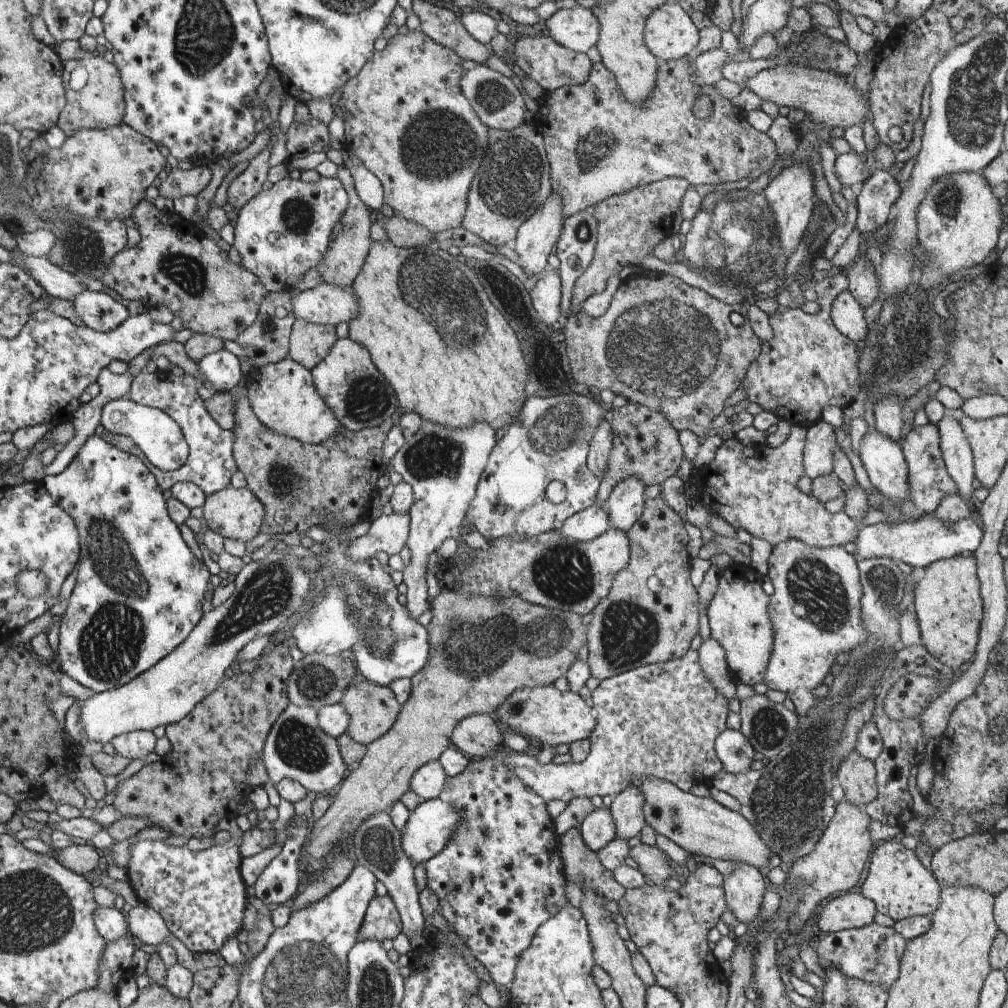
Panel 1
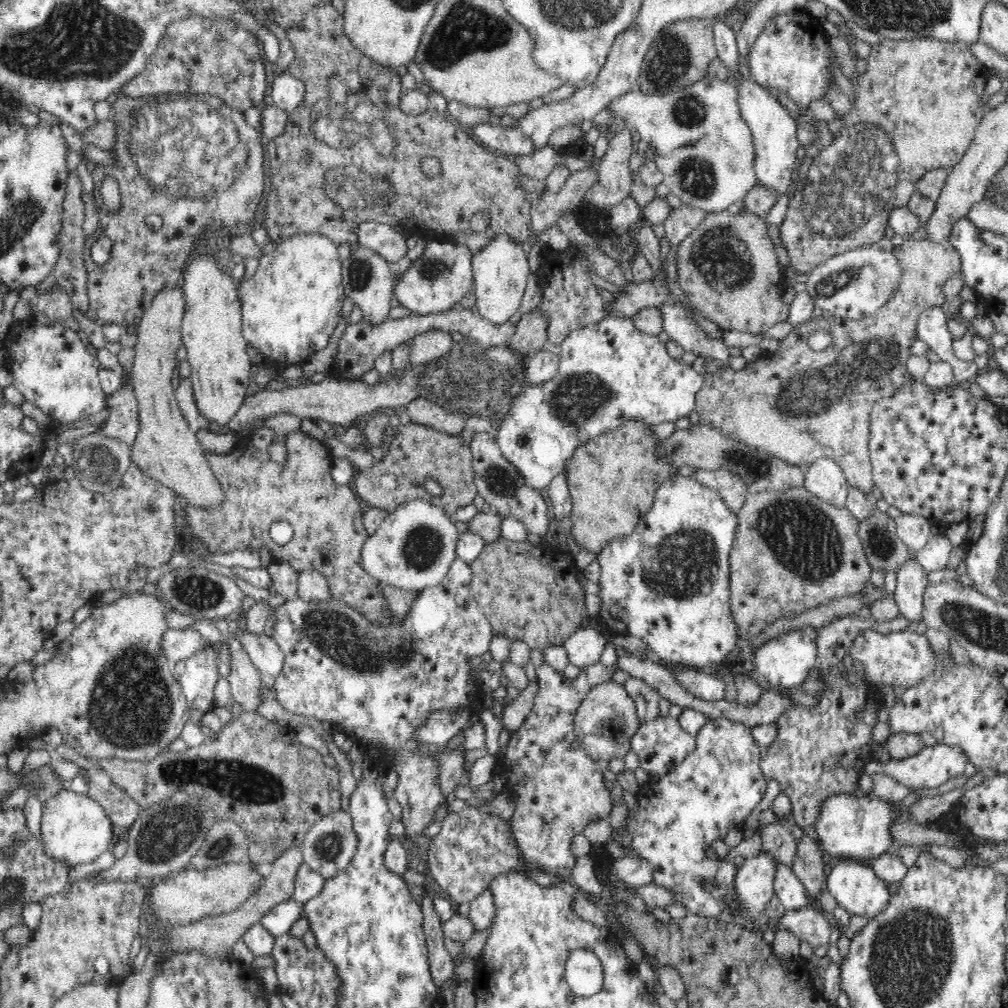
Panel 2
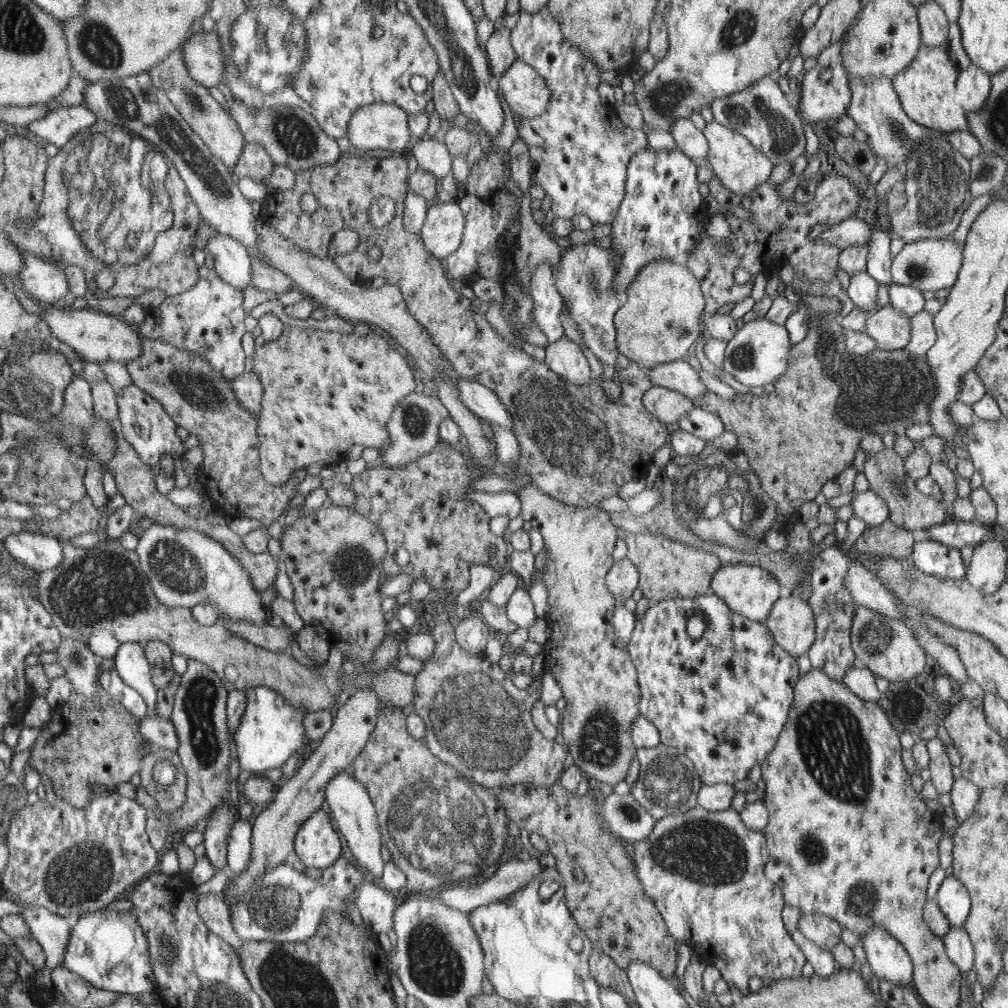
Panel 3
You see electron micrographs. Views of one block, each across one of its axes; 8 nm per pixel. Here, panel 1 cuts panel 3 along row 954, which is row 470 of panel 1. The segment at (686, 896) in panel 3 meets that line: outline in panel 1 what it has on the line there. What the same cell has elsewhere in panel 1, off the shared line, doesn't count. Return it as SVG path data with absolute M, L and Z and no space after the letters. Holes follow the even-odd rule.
M791 425L784 444L774 448L760 446L760 450L742 444L736 437L726 440L718 448L714 461L704 466L702 474L692 472L689 479L692 480L692 486L695 479L700 480L694 502L700 503L709 514L716 513L725 518L735 529L743 528L752 536L766 539L772 547L792 539L796 536L794 532L804 532L802 542L813 547L833 547L855 542L860 528L844 511L832 514L825 503L812 496L806 508L808 495L798 489L798 480L804 476L806 434L806 425ZM806 510L810 510L810 522L804 522L808 520Z

